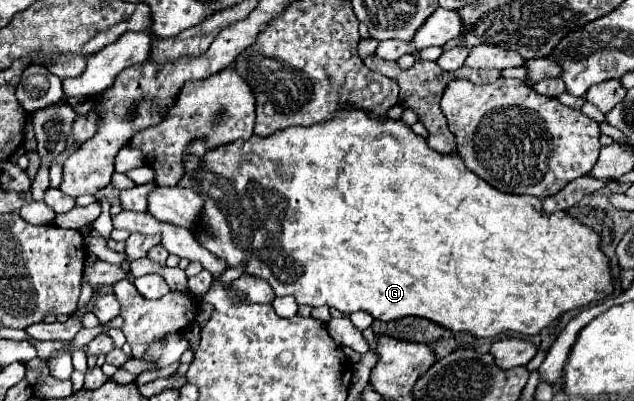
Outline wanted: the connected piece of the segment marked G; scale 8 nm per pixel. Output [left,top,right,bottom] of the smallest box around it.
[179,109,613,337]

